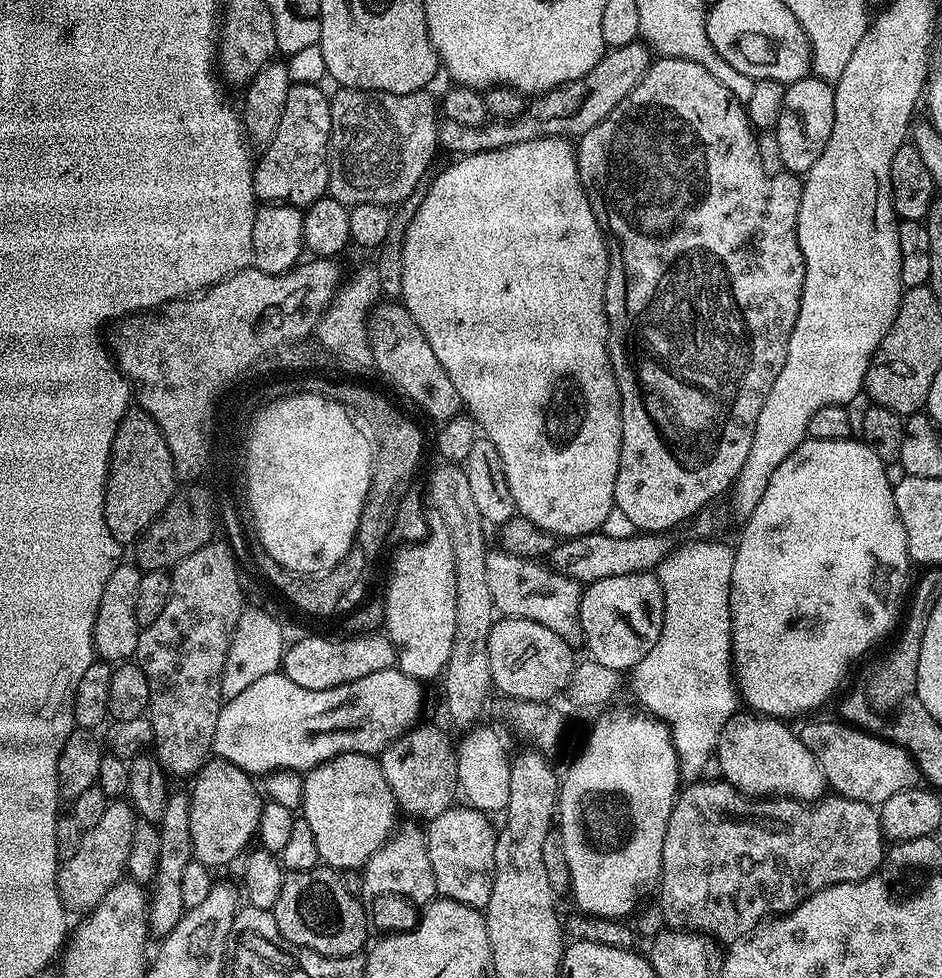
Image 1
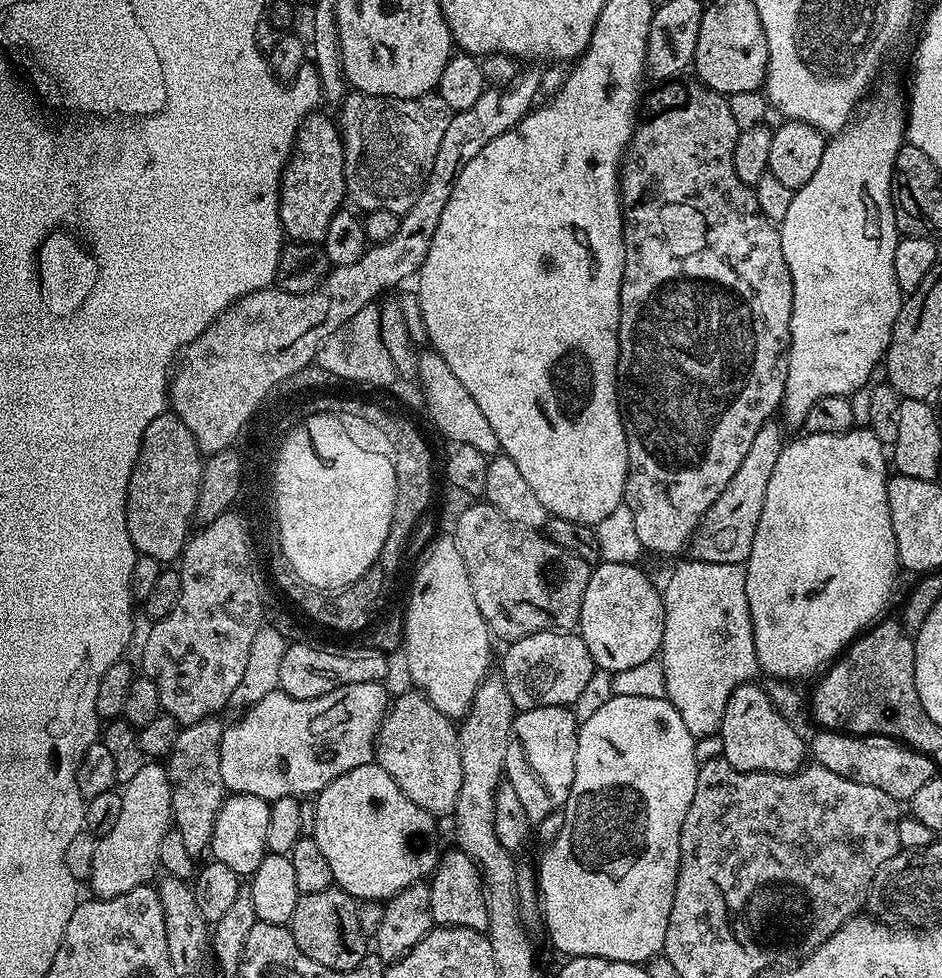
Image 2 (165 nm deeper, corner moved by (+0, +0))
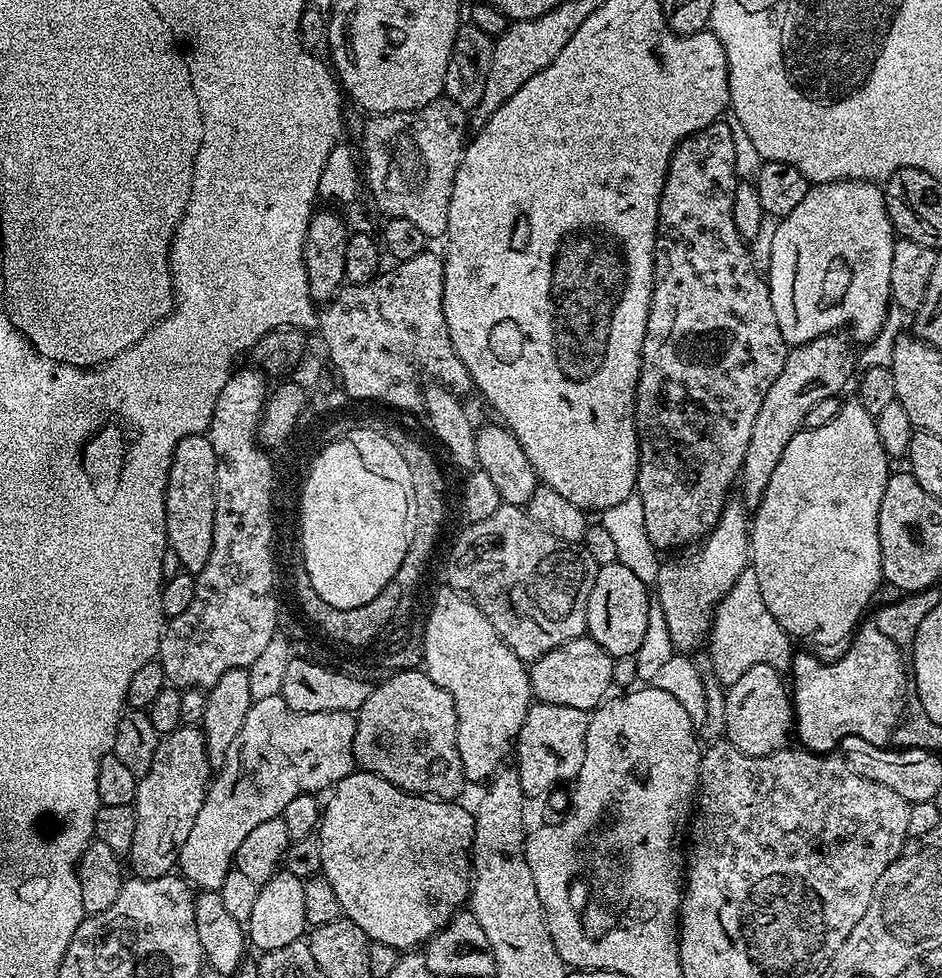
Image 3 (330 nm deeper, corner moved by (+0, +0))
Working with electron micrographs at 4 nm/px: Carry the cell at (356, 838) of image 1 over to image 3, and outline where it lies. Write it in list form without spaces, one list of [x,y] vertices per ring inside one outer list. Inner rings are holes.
[[[354,770],[346,778],[342,778],[331,789],[328,804],[323,805],[322,819],[318,825],[318,837],[321,844],[322,874],[334,886],[334,894],[338,894],[340,911],[347,919],[353,920],[369,938],[369,941],[385,943],[399,950],[412,950],[423,945],[439,929],[447,924],[448,919],[465,907],[470,896],[470,853],[472,851],[472,835],[476,829],[473,813],[468,812],[460,802],[437,800],[427,796],[414,796],[411,792],[403,792],[398,786],[386,782],[372,772]]]

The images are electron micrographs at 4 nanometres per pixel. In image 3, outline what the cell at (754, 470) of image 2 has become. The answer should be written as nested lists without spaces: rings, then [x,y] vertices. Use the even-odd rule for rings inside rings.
[[[840,334],[819,336],[805,344],[795,345],[782,366],[782,374],[778,374],[778,378],[774,378],[774,386],[766,390],[758,418],[754,418],[754,430],[750,430],[750,446],[746,446],[744,455],[742,503],[745,509],[755,510],[762,502],[770,474],[774,474],[774,466],[778,466],[778,458],[782,458],[782,450],[786,450],[790,438],[804,428],[806,413],[822,402],[822,398],[840,396],[847,386],[852,376],[852,348],[842,337]]]

